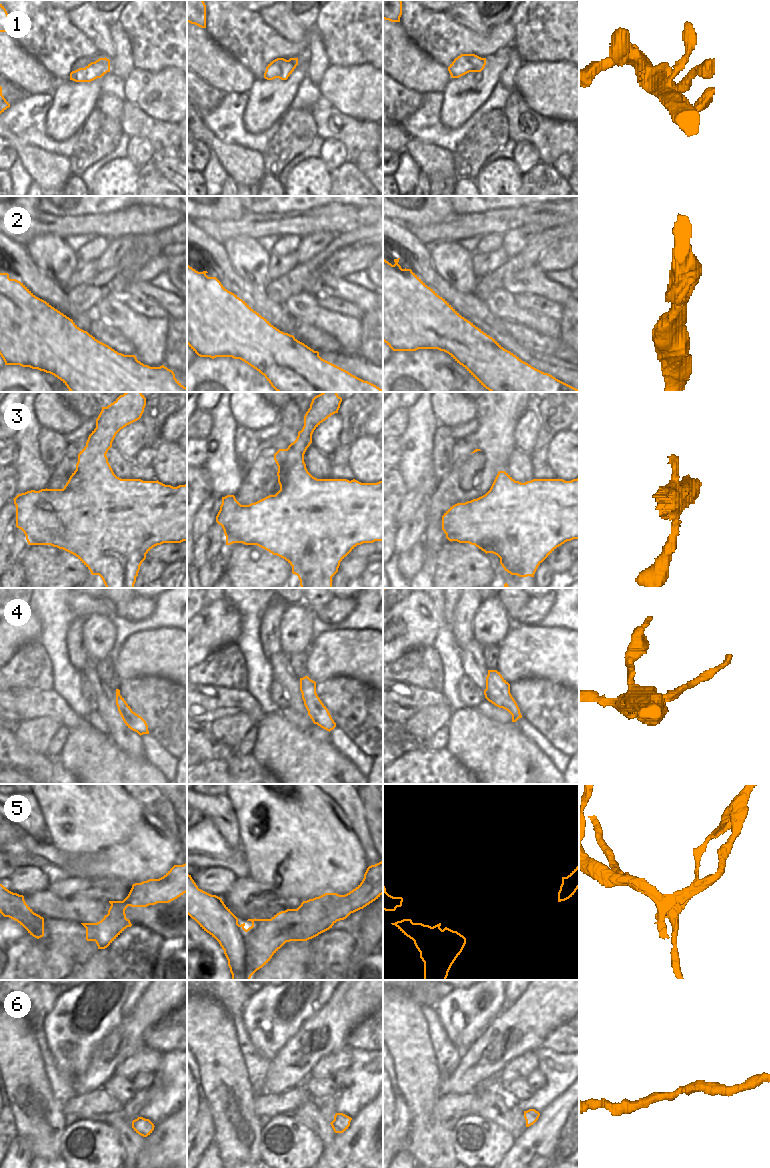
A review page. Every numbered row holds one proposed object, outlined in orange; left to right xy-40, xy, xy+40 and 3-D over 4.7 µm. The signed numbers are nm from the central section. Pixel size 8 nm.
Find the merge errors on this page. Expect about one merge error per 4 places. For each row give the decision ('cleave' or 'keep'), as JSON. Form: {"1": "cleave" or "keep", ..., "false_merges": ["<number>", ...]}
{"1": "keep", "2": "keep", "3": "keep", "4": "keep", "5": "cleave", "6": "keep", "false_merges": ["5"]}

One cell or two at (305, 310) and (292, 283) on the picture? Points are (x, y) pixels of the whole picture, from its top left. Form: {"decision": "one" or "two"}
{"decision": "two"}

